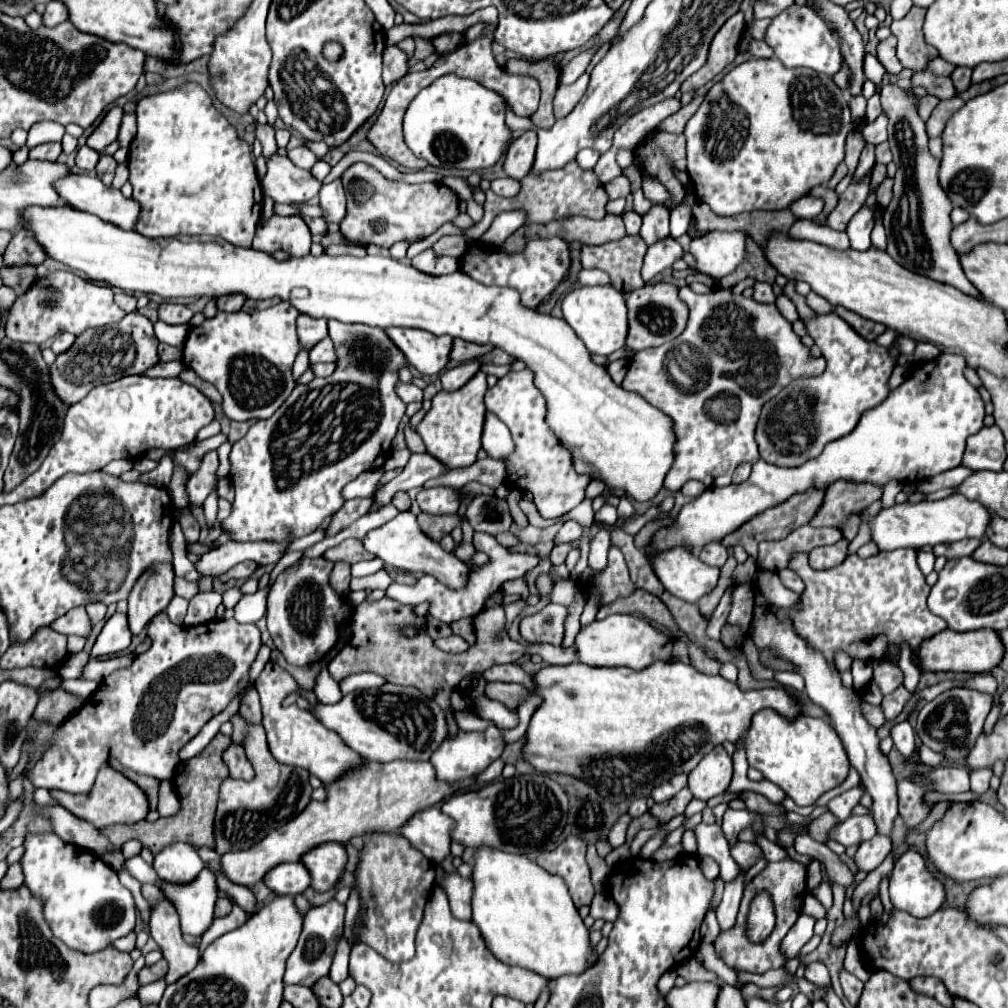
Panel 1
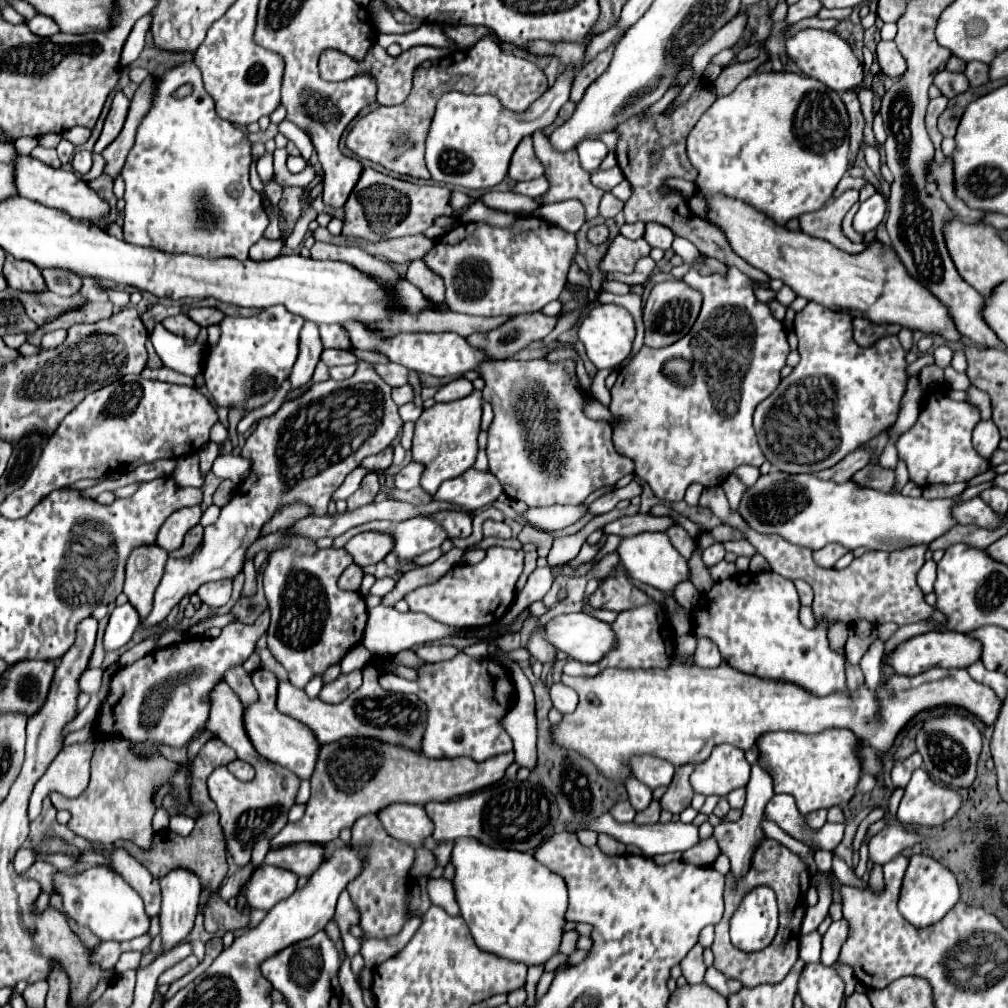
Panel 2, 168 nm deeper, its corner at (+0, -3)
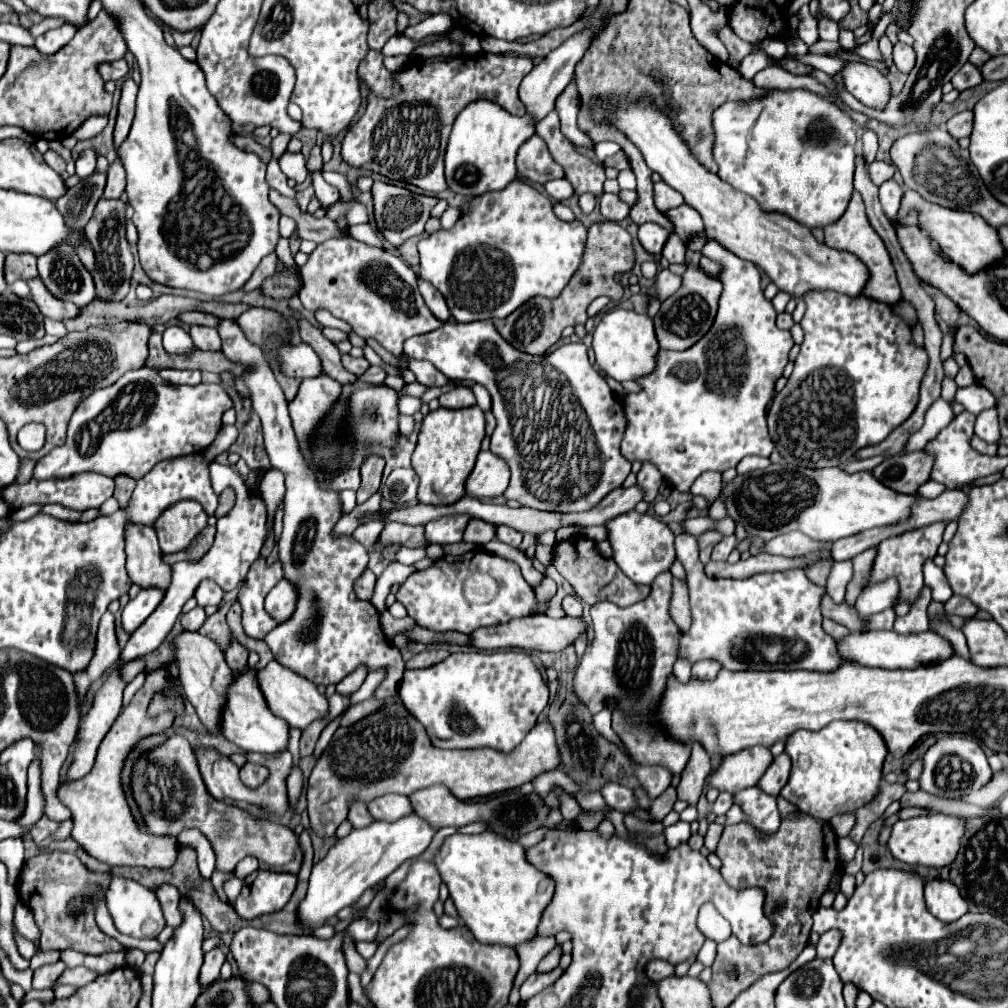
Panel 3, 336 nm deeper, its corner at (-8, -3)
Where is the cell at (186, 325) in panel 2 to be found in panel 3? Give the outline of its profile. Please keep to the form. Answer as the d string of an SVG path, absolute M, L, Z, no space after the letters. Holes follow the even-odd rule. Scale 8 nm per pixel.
M191 326L191 340L201 350L221 350L221 338L217 336L215 328L207 326Z

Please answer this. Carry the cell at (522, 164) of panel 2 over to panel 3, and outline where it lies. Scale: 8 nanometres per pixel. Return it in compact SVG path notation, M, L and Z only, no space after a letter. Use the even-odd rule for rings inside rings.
M533 134L517 152L519 176L537 184L545 184L553 178L563 178L563 168L553 160L543 138Z

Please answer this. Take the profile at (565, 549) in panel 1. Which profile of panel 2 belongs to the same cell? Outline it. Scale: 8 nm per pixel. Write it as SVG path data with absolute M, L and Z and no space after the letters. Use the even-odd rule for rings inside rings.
M491 546L491 548L487 548L487 556L479 564L475 564L475 566L457 564L435 584L419 586L413 592L409 592L409 596L405 596L405 600L413 612L423 612L437 622L467 628L467 630L483 628L483 626L491 626L491 624L499 622L505 616L505 612L509 610L509 606L515 598L515 582L521 576L521 572L523 572L523 550Z

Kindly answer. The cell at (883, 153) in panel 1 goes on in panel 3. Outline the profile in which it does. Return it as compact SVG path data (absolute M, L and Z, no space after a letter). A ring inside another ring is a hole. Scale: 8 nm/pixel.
M907 190L903 194L901 210L899 210L897 218L905 218L911 210L917 210L919 224L927 232L929 240L935 242L939 246L939 250L949 260L953 260L955 264L959 264L967 272L979 272L981 268L987 268L987 266L1001 262L1005 258L1005 250L1001 248L1001 240L997 236L997 230L989 228L989 224L985 224L985 220L981 220L981 216L973 216L969 212L957 212L951 208L943 208L943 206L925 202L921 196L917 196L917 192Z

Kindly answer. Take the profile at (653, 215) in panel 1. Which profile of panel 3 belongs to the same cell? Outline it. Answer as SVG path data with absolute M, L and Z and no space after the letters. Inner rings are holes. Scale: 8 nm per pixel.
M671 234L663 248L663 256L669 260L669 264L685 264L685 252L687 248L681 244L681 240L677 240L677 236Z

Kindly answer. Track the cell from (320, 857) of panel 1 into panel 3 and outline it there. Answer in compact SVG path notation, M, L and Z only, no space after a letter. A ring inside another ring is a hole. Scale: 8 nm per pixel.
M181 734L169 736L165 742L161 742L151 752L143 754L139 760L133 762L131 792L149 834L179 836L187 828L201 830L213 846L217 858L215 870L231 872L235 864L247 854L253 854L259 860L259 868L271 872L297 874L301 868L303 854L293 830L263 818L253 818L239 806L227 806L223 802L217 802L209 794L199 774L191 744Z

